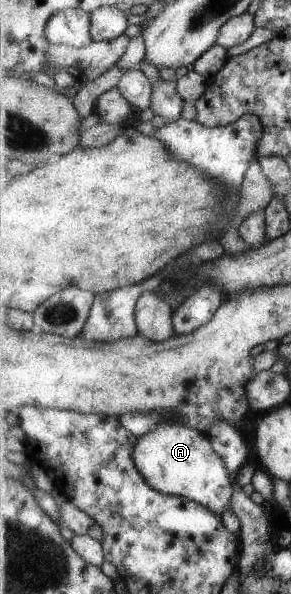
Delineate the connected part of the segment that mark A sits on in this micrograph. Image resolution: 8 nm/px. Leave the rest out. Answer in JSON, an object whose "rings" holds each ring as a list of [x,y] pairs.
{"rings":[[[162,421],[138,437],[135,461],[150,486],[161,493],[199,502],[222,516],[231,504],[235,490],[227,463],[214,450],[210,437],[195,428]]]}

